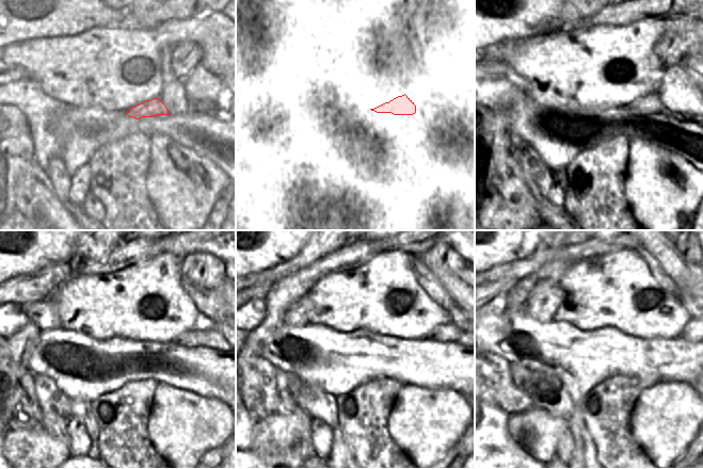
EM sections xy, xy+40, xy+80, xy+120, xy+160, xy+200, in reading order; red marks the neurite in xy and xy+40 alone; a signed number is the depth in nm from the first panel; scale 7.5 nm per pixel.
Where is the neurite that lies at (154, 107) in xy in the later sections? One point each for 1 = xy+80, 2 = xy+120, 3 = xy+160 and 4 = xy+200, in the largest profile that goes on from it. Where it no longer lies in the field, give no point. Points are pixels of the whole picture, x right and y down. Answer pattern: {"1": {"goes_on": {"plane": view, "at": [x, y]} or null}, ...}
{"1": {"goes_on": {"plane": "xy+80", "at": [651, 103]}}, "2": {"goes_on": {"plane": "xy+120", "at": [213, 338]}}, "3": {"goes_on": {"plane": "xy+160", "at": [447, 333]}}, "4": {"goes_on": {"plane": "xy+200", "at": [691, 332]}}}

